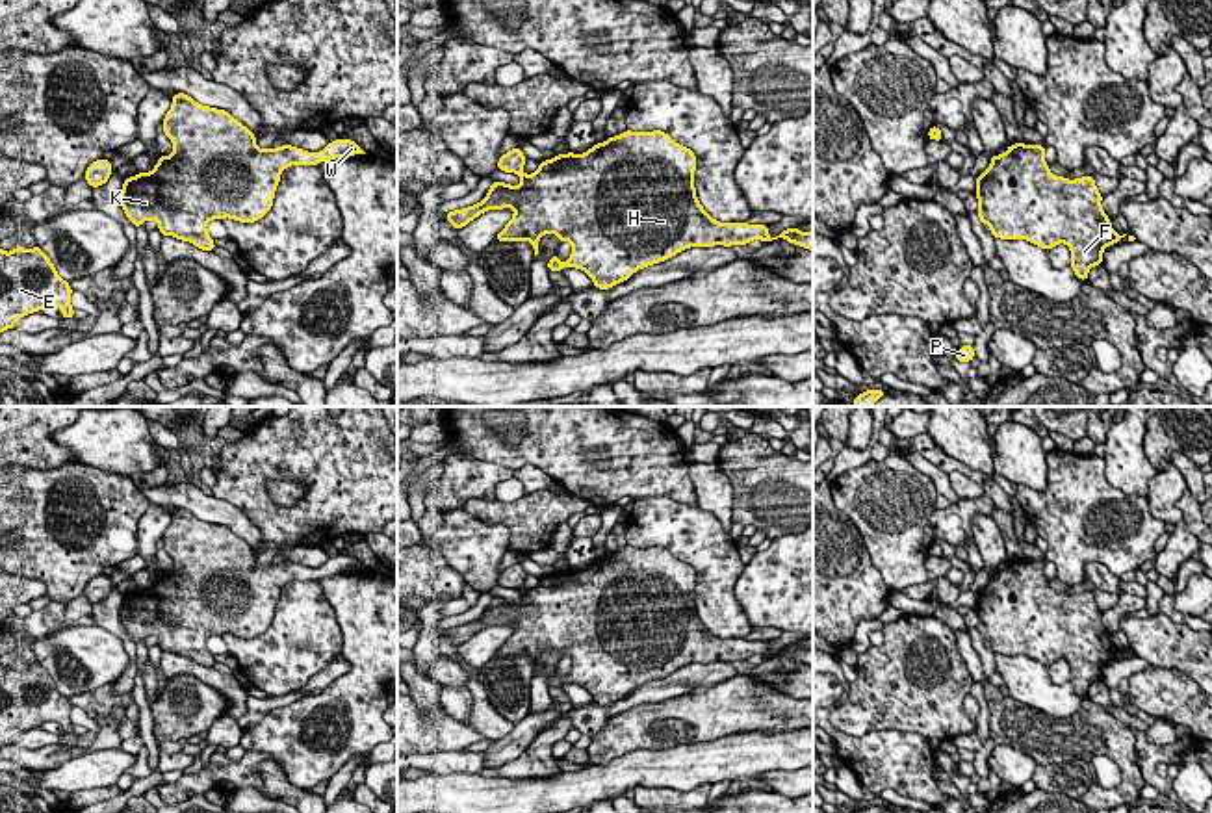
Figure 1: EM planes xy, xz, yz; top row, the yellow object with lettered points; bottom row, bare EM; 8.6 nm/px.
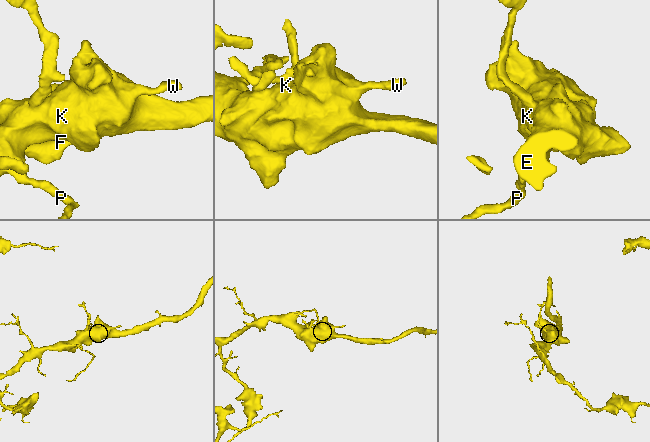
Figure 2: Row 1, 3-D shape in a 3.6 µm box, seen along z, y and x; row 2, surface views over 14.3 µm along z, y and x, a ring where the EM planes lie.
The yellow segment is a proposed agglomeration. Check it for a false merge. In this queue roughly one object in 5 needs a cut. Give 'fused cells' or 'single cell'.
single cell

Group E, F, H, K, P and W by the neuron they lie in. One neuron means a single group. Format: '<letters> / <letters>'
E F H K P W

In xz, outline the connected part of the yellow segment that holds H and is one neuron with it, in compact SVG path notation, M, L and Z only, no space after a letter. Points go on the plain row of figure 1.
M625 546L603 559L596 559L585 570L568 568L546 575L531 590L523 588L523 581L522 564L503 570L497 585L518 590L522 600L492 598L481 618L449 627L445 635L460 646L488 626L512 624L514 631L496 657L531 657L536 672L538 655L546 650L557 650L561 659L566 655L572 659L572 670L566 679L555 670L549 674L548 685L581 685L600 705L609 705L638 685L666 678L690 663L731 663L748 661L752 655L772 657L783 653L813 666L813 648L787 644L770 653L767 640L715 637L696 613L696 570L661 546Z

